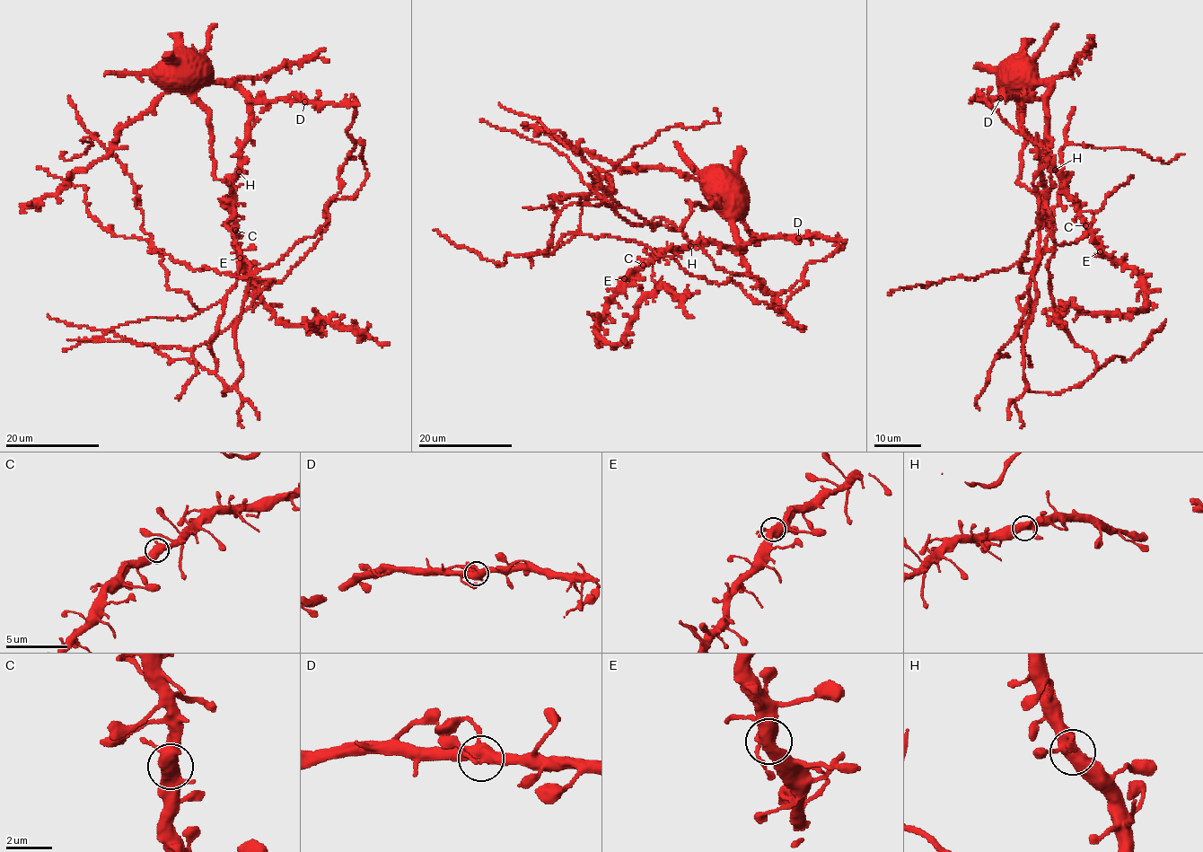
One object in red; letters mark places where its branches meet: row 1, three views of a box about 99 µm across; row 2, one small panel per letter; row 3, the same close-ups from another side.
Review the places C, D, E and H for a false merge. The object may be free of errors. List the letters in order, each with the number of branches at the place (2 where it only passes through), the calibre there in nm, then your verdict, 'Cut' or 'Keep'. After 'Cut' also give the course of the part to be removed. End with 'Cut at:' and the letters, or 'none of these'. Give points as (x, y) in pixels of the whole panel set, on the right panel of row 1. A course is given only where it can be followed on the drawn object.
C: Branches: 4. Thickness 440 nm. Keep
D: Branches: 4. Thickness 440 nm. Keep
E: Branches: 4. Thickness 440 nm. Keep
H: Branches: 4. Thickness 440 nm. Keep
Cut at: none of these

